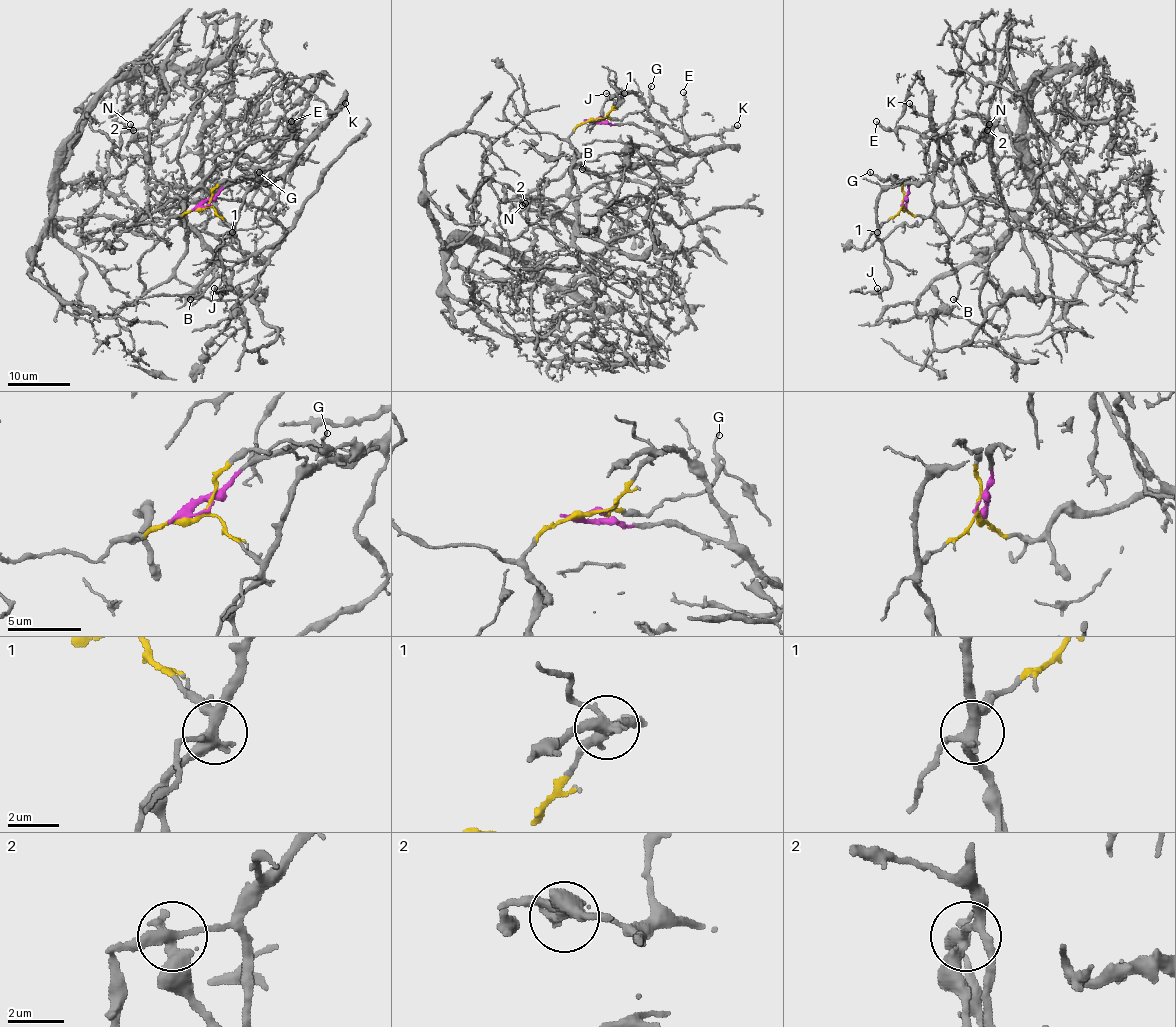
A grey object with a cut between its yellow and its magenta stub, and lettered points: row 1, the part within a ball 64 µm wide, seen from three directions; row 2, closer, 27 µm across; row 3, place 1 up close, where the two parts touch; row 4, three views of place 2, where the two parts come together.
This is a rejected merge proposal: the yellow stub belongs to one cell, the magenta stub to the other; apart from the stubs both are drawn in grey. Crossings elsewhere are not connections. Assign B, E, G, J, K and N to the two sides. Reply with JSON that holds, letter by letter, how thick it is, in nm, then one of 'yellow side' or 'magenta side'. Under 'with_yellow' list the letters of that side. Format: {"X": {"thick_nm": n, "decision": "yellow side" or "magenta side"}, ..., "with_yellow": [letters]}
{"B": {"thick_nm": 240, "decision": "magenta side"}, "E": {"thick_nm": 200, "decision": "magenta side"}, "G": {"thick_nm": 150, "decision": "yellow side"}, "J": {"thick_nm": 100, "decision": "magenta side"}, "K": {"thick_nm": 240, "decision": "magenta side"}, "N": {"thick_nm": 260, "decision": "yellow side"}, "with_yellow": ["G", "N"]}

